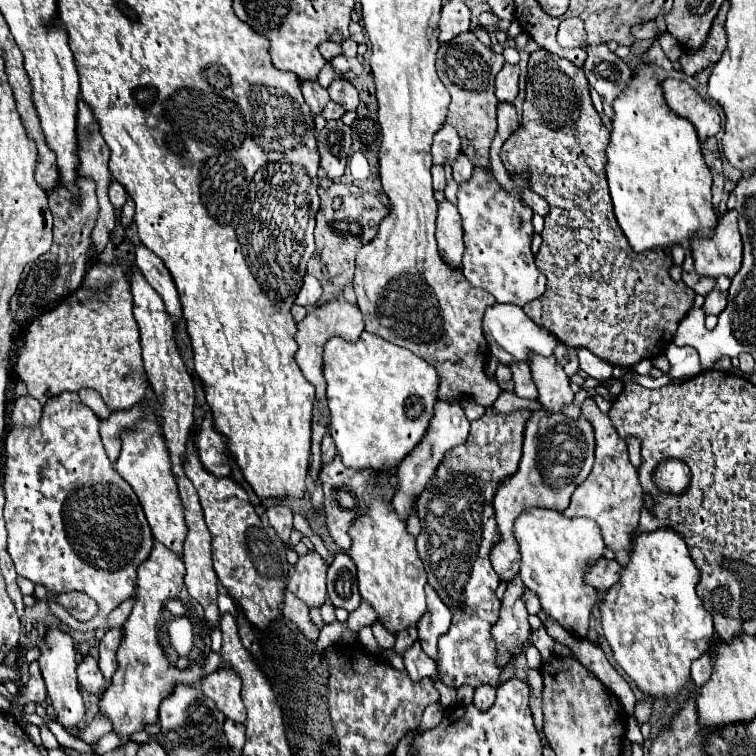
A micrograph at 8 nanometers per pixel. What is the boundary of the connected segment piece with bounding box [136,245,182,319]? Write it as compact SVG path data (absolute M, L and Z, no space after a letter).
M144 245L136 247L136 265L142 271L142 275L146 277L146 281L160 293L160 297L164 299L166 311L174 317L180 319L182 311L180 311L180 299L178 299L178 291L172 283L172 275L166 269L166 265L152 253L148 251Z

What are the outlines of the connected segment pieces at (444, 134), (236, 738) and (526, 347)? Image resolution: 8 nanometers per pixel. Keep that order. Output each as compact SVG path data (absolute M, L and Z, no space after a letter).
M444 123L434 135L432 159L438 165L446 165L446 163L452 163L452 159L456 159L456 153L460 153L460 137L454 131L454 127Z
M226 719L224 721L224 735L226 735L228 745L232 749L242 749L244 747L244 741L246 741L246 737L244 737L246 735L246 729L244 729L244 725Z
M502 303L490 305L486 309L482 329L484 329L484 337L488 341L490 353L494 357L498 357L500 363L504 363L504 365L510 365L514 361L528 361L530 351L548 357L554 353L554 347L558 345L558 341L552 335L548 335L548 331L544 331L544 327L538 327L536 323L532 323L532 319L528 319L518 305L502 305Z

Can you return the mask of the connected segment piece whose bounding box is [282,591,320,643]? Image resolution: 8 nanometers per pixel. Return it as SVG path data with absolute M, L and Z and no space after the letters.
M286 591L286 595L284 595L284 609L282 609L282 611L284 611L284 617L286 617L288 621L292 621L292 623L306 635L308 641L312 641L312 643L318 641L320 631L312 629L310 617L308 617L308 605L306 605L306 603L298 601L292 593Z

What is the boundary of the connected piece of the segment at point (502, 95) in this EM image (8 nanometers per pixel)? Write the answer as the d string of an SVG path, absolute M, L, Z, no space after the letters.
M506 63L496 75L496 97L500 103L514 103L518 95L518 75L520 67Z

